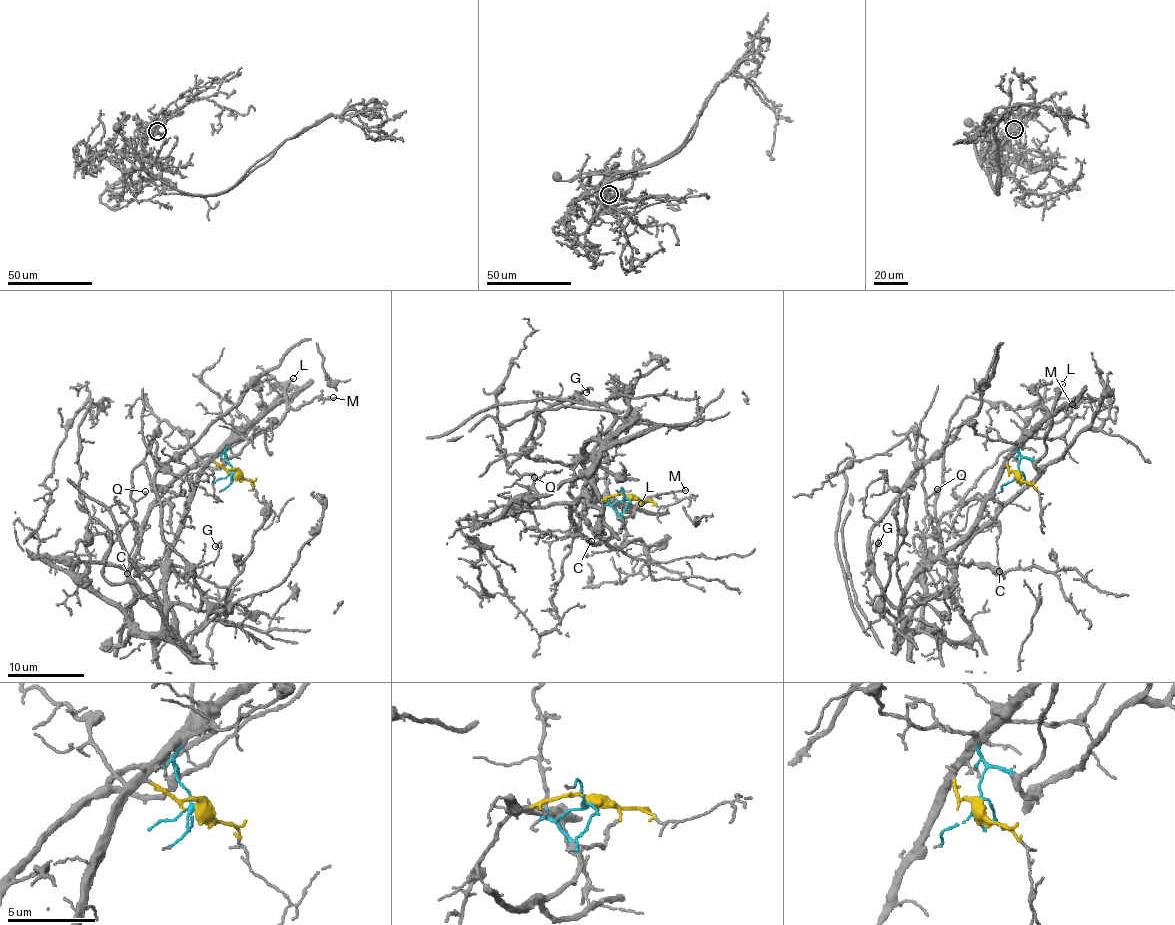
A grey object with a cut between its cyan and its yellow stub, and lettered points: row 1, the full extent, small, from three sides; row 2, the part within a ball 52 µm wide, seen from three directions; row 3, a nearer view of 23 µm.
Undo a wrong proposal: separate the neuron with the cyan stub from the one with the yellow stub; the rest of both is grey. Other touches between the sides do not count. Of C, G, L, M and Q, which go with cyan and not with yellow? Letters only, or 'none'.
C, L, M, Q

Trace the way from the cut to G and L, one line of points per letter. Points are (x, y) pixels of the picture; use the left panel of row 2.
G: (234, 471), (211, 462), (202, 472), (164, 582), (172, 601), (199, 609), (194, 569), (213, 562), (216, 546)
L: (234, 471), (225, 458), (235, 457), (244, 445), (278, 422), (286, 411), (285, 394), (293, 378)

